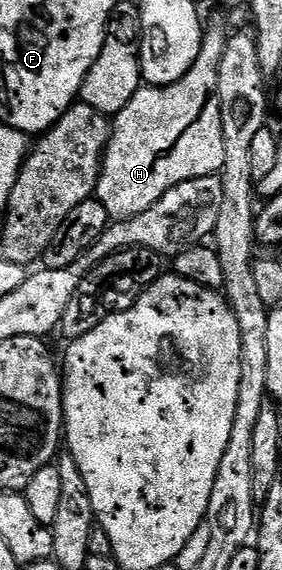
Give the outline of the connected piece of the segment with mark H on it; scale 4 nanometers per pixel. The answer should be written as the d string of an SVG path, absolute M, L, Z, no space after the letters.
M221 17L208 18L207 28L201 39L201 50L195 63L179 79L170 85L143 87L112 118L109 142L105 155L101 158L101 174L95 190L96 200L107 207L107 215L114 221L131 219L143 215L147 207L159 203L171 187L187 183L191 179L211 177L220 174L223 167L223 123L219 111L217 88L219 87L219 63L223 63L223 53L229 42L230 34L225 33L225 21Z

